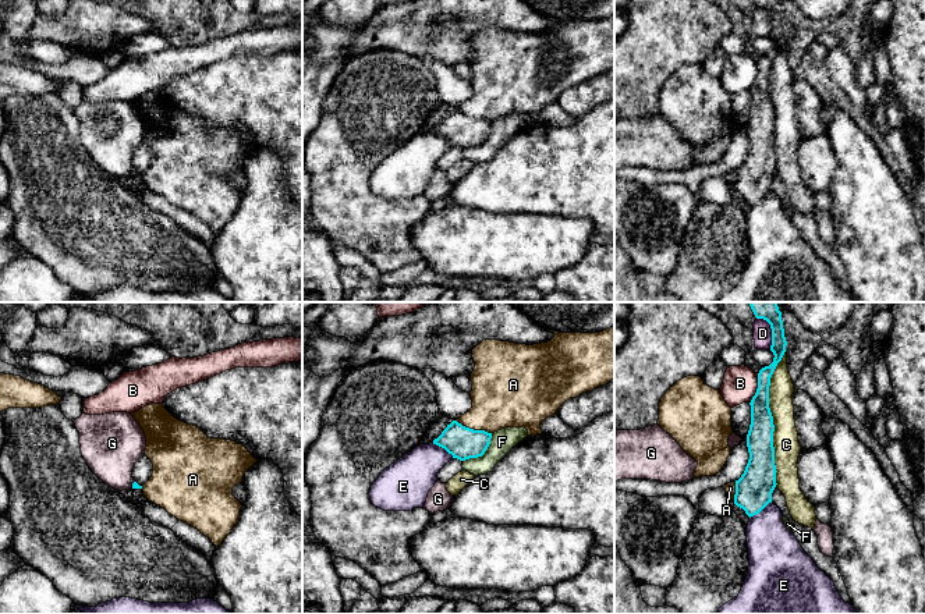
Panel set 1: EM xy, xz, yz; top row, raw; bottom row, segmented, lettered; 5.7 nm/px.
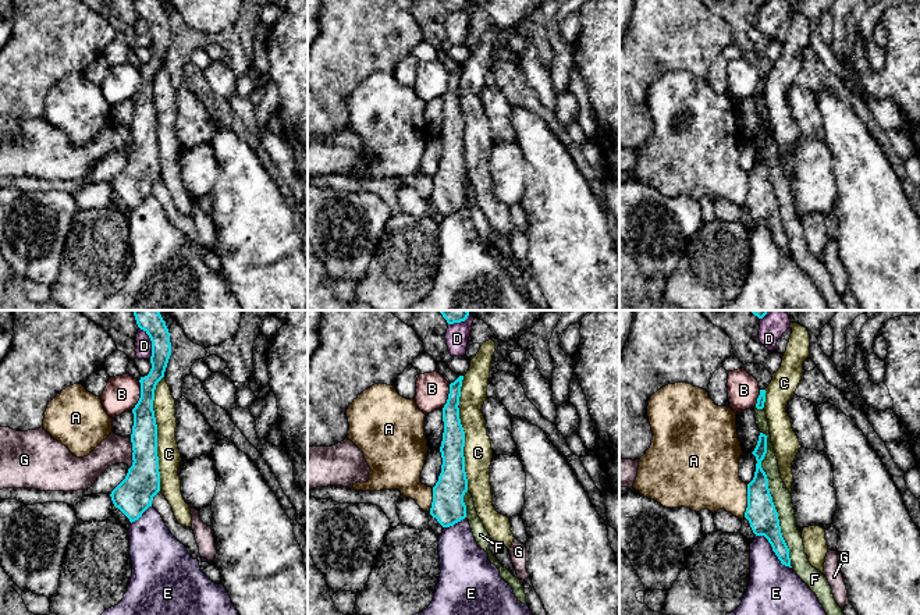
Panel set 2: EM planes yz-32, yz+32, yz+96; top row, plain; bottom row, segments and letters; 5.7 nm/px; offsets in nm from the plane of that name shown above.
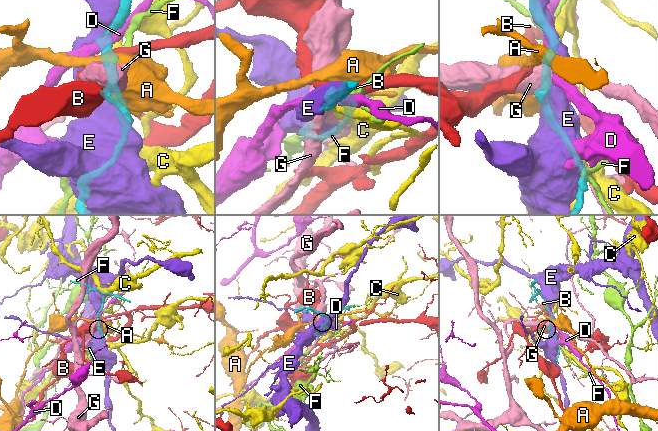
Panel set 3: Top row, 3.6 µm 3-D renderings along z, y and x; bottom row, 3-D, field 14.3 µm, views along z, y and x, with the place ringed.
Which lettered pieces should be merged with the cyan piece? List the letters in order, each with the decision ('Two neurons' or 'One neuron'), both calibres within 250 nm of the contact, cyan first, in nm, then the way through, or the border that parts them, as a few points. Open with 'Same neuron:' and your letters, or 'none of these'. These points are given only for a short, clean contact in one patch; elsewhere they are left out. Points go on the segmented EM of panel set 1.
Same neuron: none of these
A: Two neurons. Thickness 190 nm (cyan) against 360 nm. Boundary: xz (456, 419), (465, 426), (484, 429), (491, 433)
B: Two neurons. Thickness 140 nm (cyan) against 200 nm. Boundary: yz (758, 373), (758, 387), (750, 403)
C: Two neurons. Thickness 160 nm (cyan) against 150 nm
D: Two neurons. Thickness 160 nm (cyan) against 110 nm
E: Two neurons. Thickness 190 nm (cyan) against 240 nm
F: Two neurons. Thickness 190 nm (cyan) against 140 nm
G: Two neurons. Thickness 40 nm (cyan) against 320 nm

